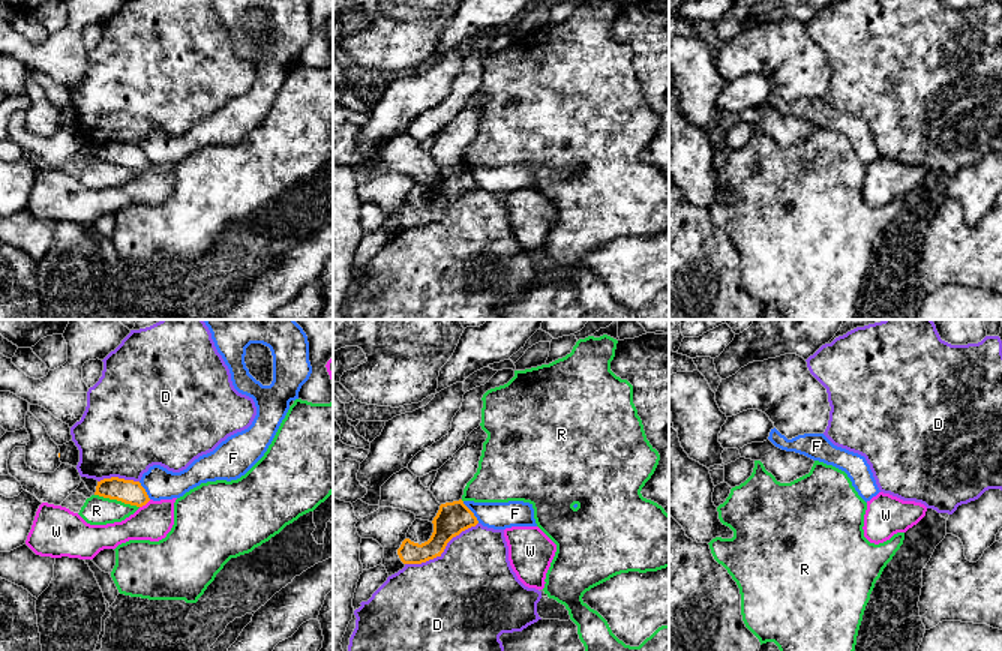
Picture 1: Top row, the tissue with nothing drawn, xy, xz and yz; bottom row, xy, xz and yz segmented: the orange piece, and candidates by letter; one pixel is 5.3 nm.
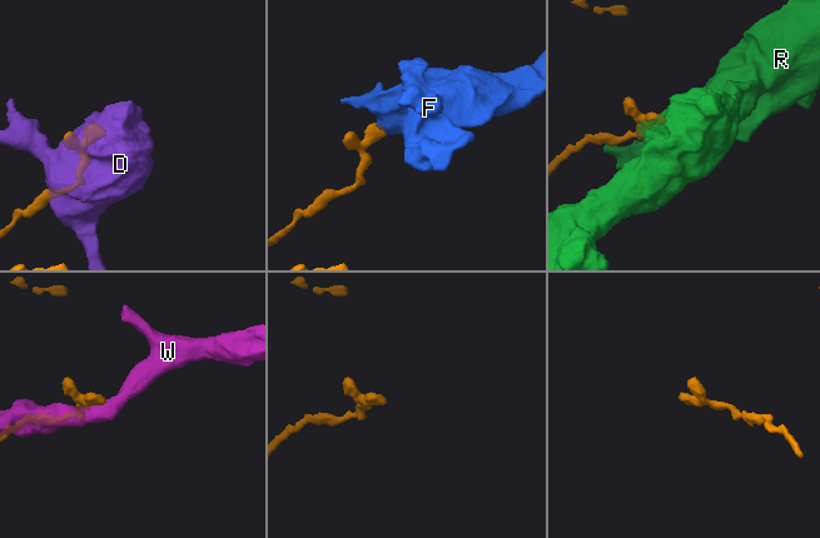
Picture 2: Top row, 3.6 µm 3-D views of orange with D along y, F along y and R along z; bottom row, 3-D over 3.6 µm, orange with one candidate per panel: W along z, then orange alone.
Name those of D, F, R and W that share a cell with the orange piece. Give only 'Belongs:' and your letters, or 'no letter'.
Belongs: no letter

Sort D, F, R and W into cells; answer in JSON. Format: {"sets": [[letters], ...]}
{"sets": [["D"], ["F"], ["R"], ["W"]]}

